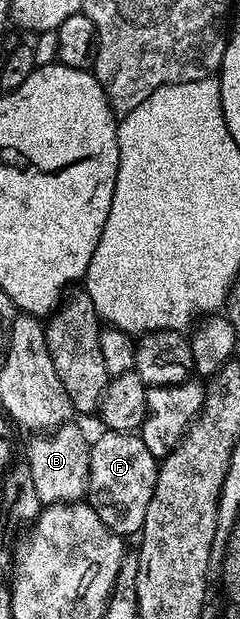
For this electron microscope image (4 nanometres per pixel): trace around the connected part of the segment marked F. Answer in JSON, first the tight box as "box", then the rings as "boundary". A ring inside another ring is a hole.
{"box":[88,430,159,536],"boundary":[[[106,430],[90,442],[88,501],[109,530],[123,536],[137,535],[141,531],[152,492],[156,492],[159,465],[159,459],[148,452],[144,440],[137,433]]]}

